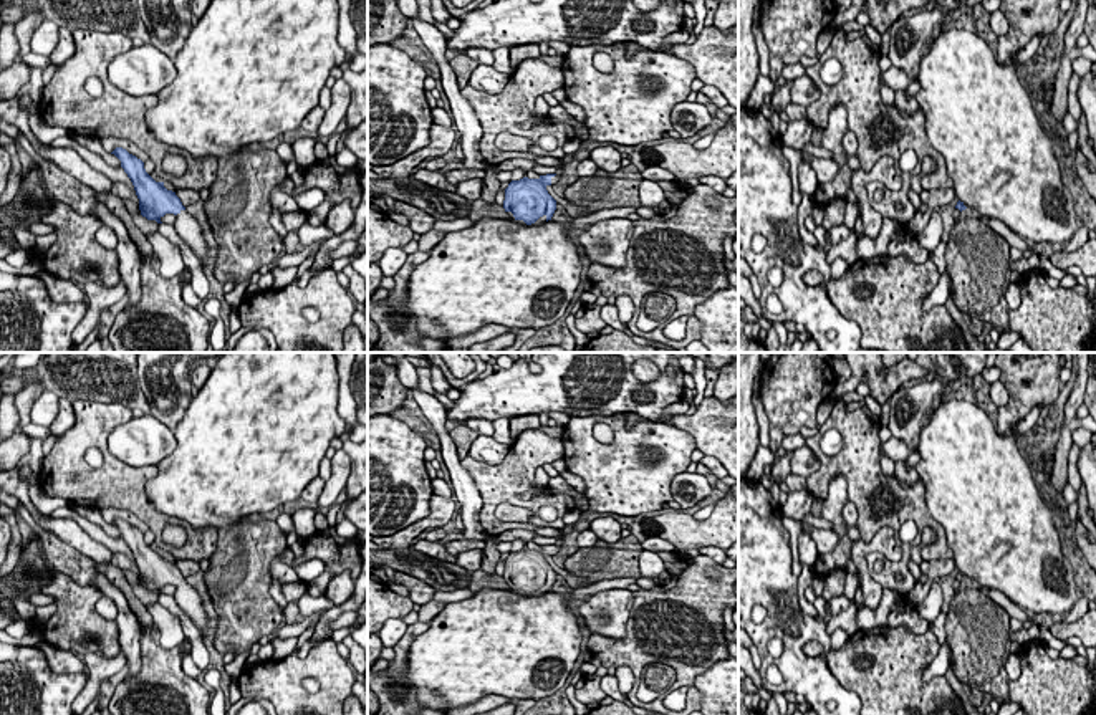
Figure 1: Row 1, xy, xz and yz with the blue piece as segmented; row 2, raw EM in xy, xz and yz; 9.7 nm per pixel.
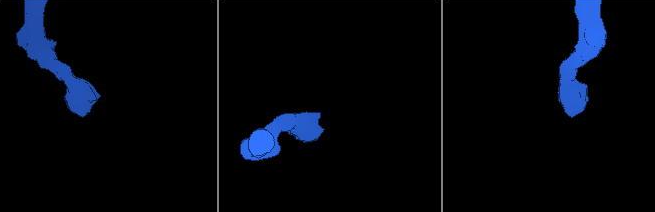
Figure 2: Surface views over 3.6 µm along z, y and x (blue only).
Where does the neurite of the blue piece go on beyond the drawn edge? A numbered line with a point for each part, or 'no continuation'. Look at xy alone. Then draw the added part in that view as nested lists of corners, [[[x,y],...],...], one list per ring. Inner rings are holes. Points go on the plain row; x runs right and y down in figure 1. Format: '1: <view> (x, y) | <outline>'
1: xy (186, 596) | [[[180,581],[175,586],[174,599],[182,612],[194,621],[204,641],[209,627],[209,616],[200,594],[187,581]]]

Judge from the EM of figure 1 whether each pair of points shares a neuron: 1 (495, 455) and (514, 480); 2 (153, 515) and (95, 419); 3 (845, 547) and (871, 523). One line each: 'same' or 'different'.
1: different
2: same
3: different

